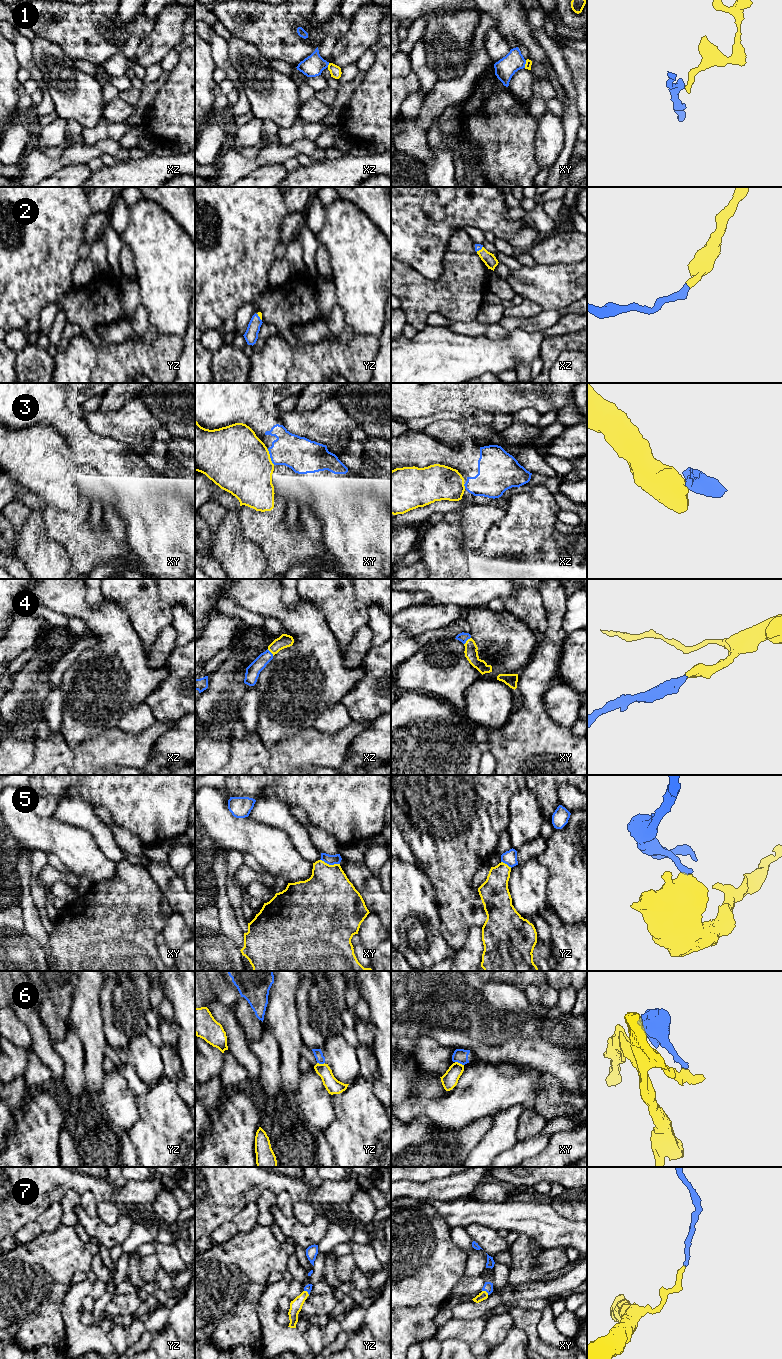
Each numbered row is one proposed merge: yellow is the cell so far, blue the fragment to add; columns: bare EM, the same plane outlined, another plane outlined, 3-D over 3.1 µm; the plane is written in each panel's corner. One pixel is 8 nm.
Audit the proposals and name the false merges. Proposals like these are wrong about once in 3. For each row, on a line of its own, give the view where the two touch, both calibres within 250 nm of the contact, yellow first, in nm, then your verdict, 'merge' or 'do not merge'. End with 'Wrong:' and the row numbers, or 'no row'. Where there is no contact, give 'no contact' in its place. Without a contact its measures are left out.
1: meets yellow in xz; 90 nm thick on the yellow side, 170 nm on the other; merge
2: meets yellow in xz; 100 nm thick on the yellow side, 50 nm on the other; merge
3: meets yellow in xy; 500 nm thick on the yellow side, 280 nm on the other; merge
4: meets yellow in xy; 110 nm thick on the yellow side, 80 nm on the other; merge
5: meets yellow in xy; 420 nm thick on the yellow side, 80 nm on the other; do not merge
6: meets yellow in xy; 130 nm thick on the yellow side, 110 nm on the other; do not merge
7: meets yellow in xy; 70 nm thick on the yellow side, 80 nm on the other; merge
Wrong: 5, 6

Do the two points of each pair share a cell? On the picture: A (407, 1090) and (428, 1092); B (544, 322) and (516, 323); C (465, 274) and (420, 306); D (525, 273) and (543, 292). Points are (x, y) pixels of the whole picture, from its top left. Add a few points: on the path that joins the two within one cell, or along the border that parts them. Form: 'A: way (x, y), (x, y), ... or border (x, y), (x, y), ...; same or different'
A: way (412, 1090), (423, 1090); same
B: way (537, 323), (523, 323); same
C: way (454, 285), (443, 296), (431, 296); same
D: way (530, 278), (539, 287); same

